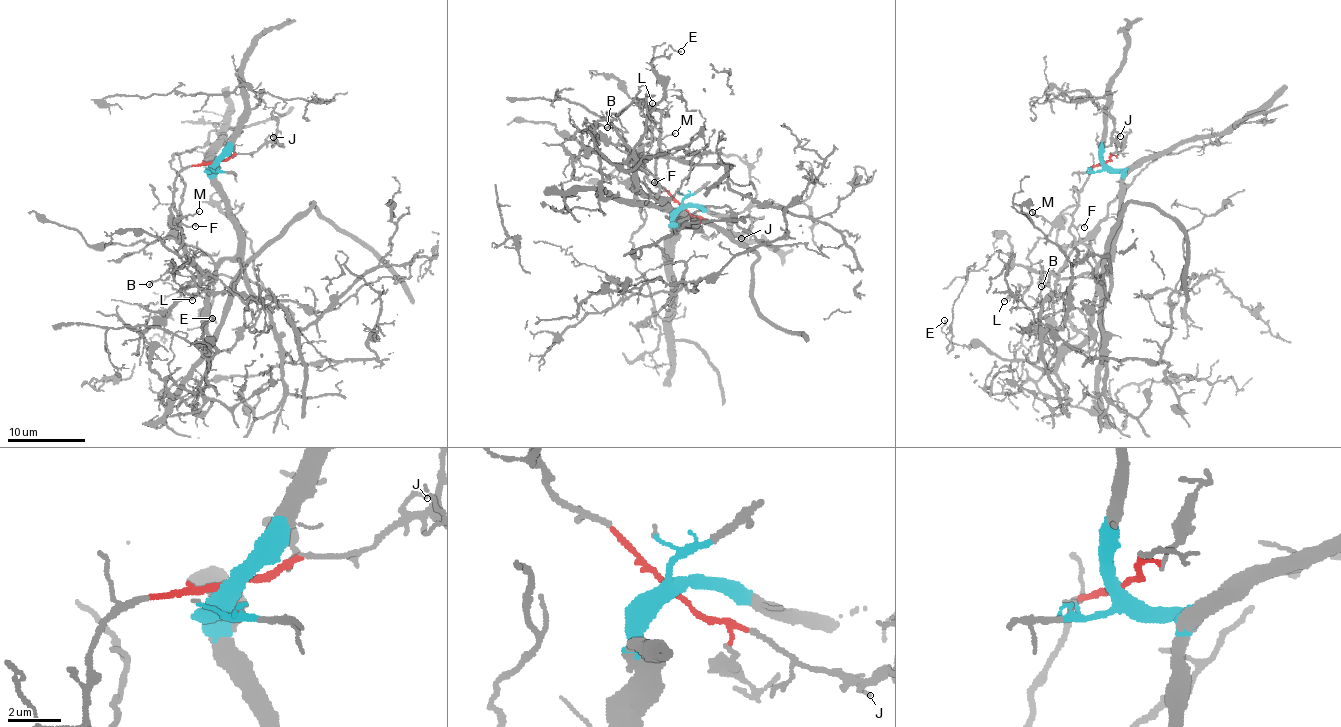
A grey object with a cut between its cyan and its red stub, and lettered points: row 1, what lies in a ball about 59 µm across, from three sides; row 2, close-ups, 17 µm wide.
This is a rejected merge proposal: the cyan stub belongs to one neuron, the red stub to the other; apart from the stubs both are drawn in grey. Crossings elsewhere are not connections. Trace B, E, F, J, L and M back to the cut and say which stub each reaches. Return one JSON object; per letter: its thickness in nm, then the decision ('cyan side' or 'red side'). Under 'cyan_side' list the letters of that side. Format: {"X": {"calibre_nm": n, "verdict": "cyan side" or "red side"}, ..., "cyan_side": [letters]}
{"B": {"calibre_nm": 150, "verdict": "red side"}, "E": {"calibre_nm": 110, "verdict": "cyan side"}, "F": {"calibre_nm": 130, "verdict": "red side"}, "J": {"calibre_nm": 70, "verdict": "red side"}, "L": {"calibre_nm": 180, "verdict": "red side"}, "M": {"calibre_nm": 130, "verdict": "red side"}, "cyan_side": ["E"]}

